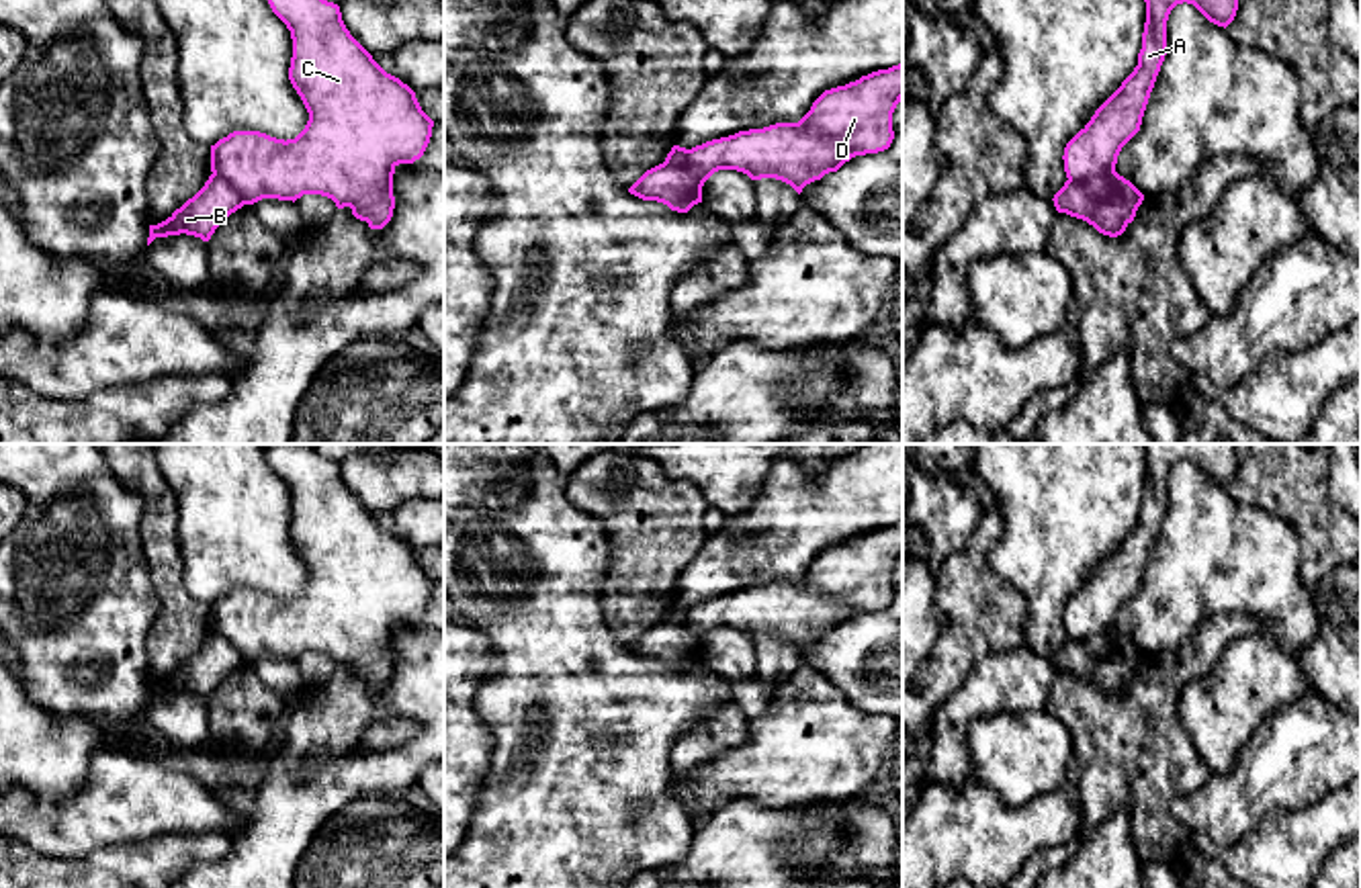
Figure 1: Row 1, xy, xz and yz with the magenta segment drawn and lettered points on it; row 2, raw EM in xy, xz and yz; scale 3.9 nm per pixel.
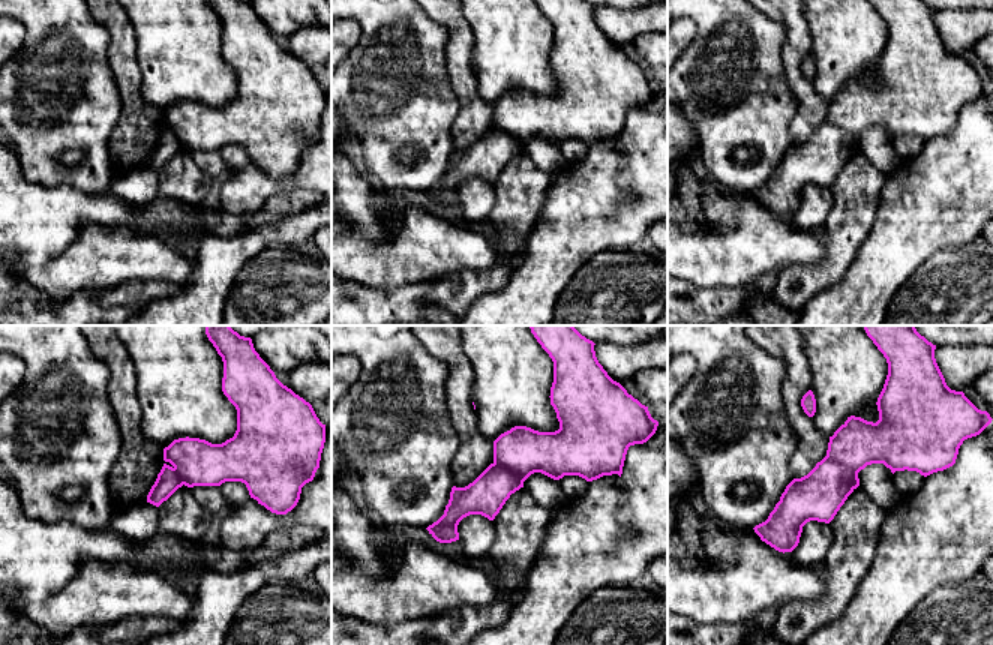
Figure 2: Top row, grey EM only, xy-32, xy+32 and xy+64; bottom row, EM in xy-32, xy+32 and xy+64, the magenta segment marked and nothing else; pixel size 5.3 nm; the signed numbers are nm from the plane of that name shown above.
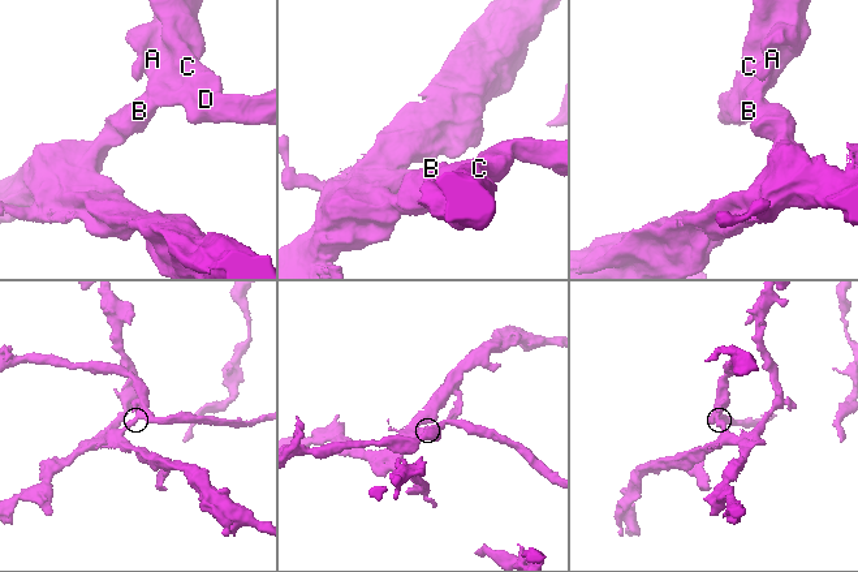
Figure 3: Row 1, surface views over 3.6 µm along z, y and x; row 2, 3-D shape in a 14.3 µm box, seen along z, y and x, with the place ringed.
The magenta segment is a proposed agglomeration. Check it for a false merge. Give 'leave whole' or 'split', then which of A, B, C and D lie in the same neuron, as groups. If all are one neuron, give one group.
split; A C D / B

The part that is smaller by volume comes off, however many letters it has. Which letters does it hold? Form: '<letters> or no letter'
A, C, D

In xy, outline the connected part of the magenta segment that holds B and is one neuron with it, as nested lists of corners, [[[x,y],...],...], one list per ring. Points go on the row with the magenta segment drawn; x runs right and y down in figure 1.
[[[211,174],[205,186],[176,209],[166,221],[149,225],[147,246],[156,237],[194,235],[209,241],[215,229],[246,203],[219,174]]]

